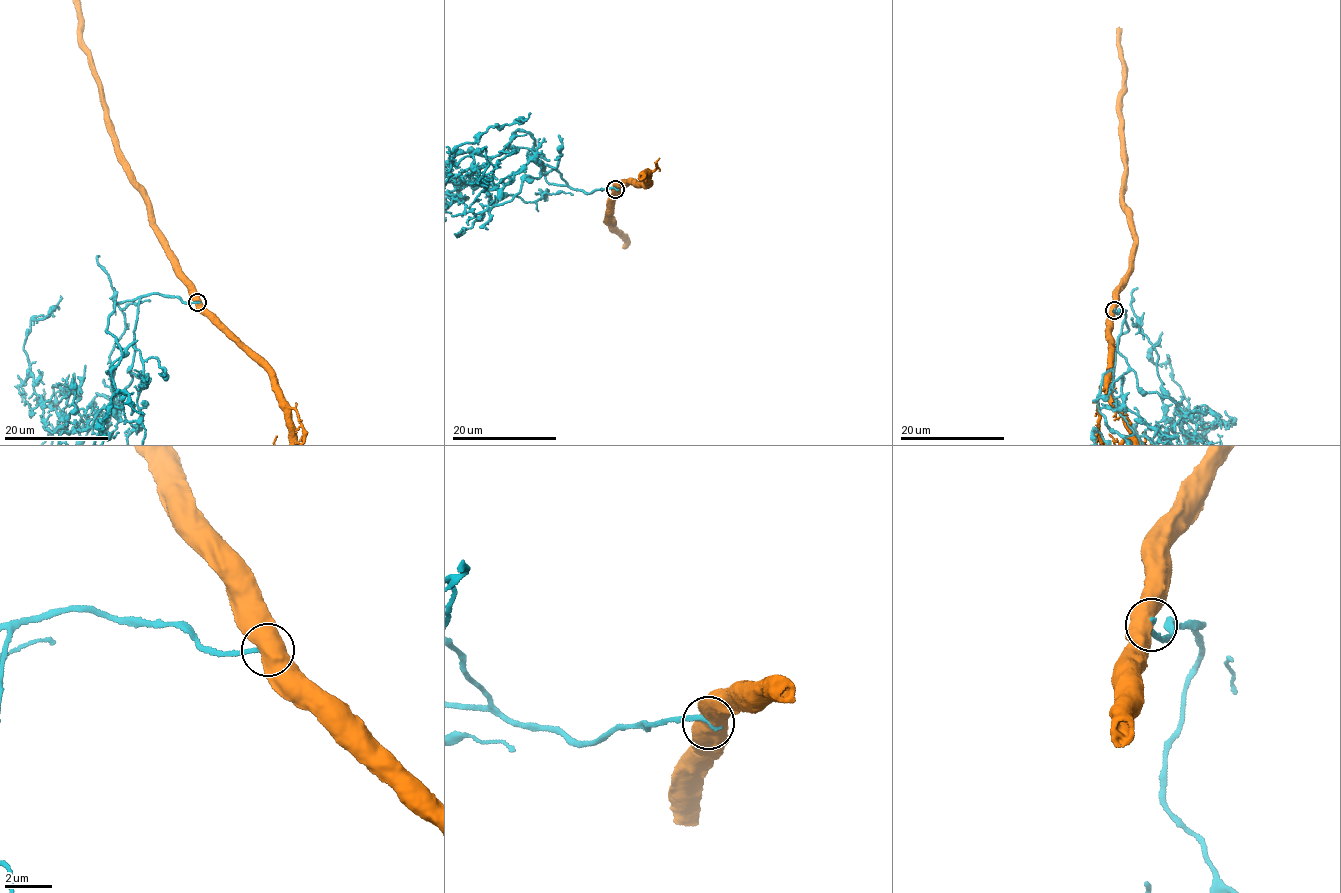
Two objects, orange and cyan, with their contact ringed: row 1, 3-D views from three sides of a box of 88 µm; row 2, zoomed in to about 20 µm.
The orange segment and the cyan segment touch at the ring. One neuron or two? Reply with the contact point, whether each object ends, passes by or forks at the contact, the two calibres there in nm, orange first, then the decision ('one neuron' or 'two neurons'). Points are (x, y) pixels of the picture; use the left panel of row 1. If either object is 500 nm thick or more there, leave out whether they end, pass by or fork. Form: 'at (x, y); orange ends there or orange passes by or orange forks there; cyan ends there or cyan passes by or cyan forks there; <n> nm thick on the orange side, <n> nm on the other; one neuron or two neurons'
at (197, 302); 550 nm thick on the orange side, 240 nm on the other; two neurons

